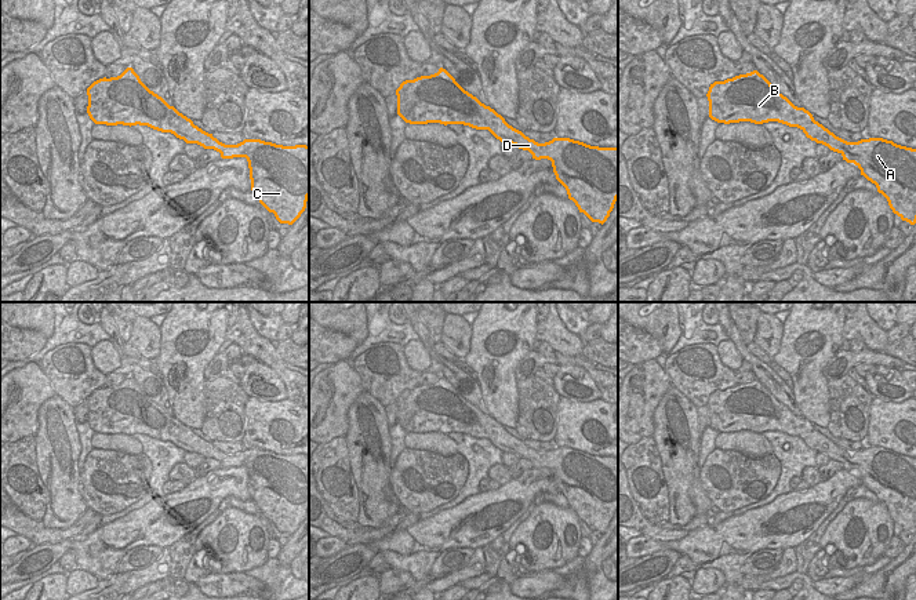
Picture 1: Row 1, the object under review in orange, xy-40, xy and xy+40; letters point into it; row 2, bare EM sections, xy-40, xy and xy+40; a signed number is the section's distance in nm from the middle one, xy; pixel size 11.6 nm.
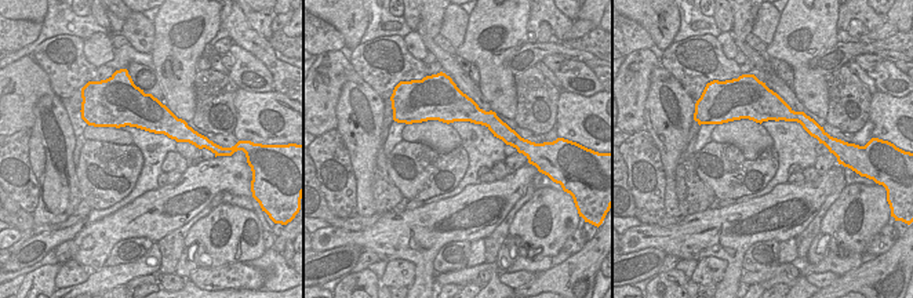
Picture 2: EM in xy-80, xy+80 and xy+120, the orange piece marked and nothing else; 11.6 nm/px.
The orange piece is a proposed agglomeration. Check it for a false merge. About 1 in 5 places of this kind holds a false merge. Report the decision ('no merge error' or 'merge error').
no merge error

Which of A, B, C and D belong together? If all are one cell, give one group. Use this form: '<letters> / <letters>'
A B C D

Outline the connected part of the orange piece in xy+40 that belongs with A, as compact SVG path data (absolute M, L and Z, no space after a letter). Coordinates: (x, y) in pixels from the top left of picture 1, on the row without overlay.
M757 379L715 390L706 406L709 426L717 432L778 430L800 437L811 450L854 472L887 508L894 523L916 532L916 458L883 447L847 451L815 430L808 419L795 415Z

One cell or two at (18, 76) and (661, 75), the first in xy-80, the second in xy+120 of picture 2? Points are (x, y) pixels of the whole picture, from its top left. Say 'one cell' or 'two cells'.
two cells

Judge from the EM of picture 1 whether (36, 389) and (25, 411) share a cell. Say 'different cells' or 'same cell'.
same cell

